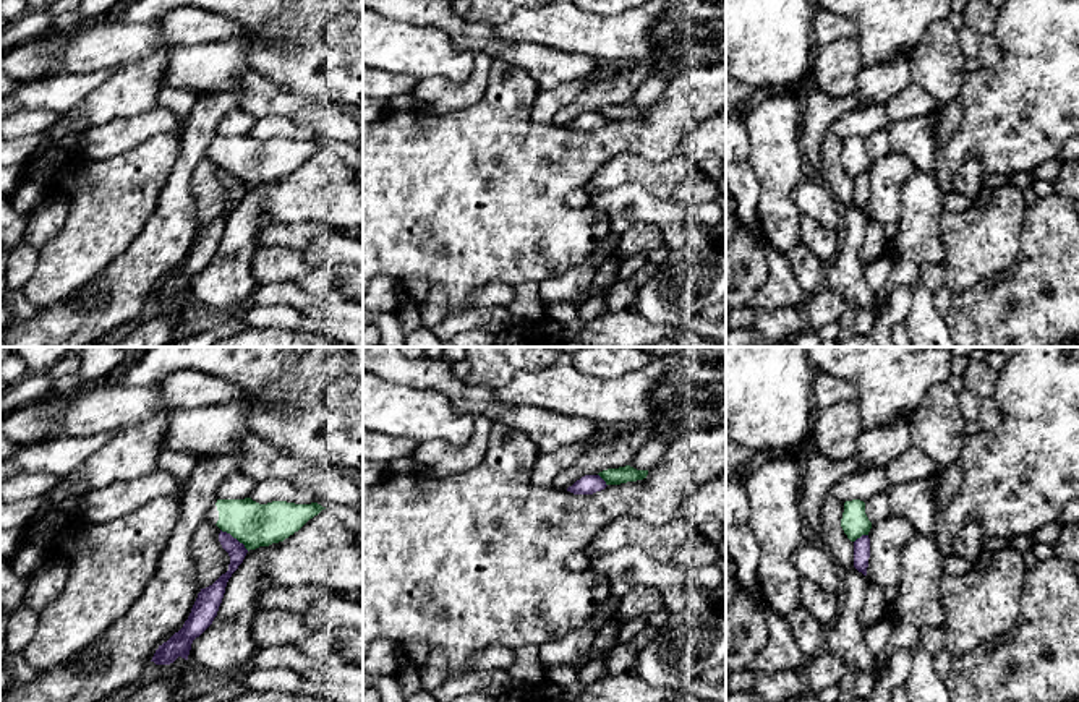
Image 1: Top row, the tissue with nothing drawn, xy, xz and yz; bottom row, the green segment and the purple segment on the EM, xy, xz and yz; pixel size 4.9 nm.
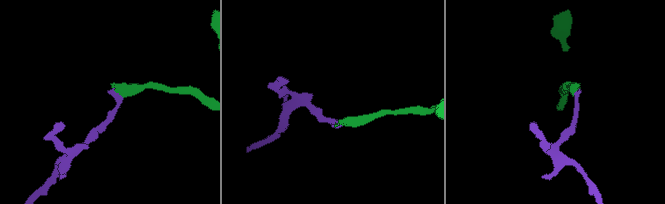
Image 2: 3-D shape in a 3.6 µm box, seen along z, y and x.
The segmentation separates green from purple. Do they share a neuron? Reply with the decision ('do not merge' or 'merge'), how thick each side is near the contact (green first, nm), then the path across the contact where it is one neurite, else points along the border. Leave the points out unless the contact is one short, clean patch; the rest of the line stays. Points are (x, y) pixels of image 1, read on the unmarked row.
do not merge | 220/90 nm | along xy (221, 166), (248, 187)

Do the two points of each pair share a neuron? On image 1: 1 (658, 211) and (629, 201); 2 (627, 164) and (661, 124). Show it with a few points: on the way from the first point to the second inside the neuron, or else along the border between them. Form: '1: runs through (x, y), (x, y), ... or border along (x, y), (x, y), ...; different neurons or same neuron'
1: runs through (652, 209), (635, 205); same neuron
2: border along (674, 154), (661, 161), (616, 154), (600, 167); different neurons

